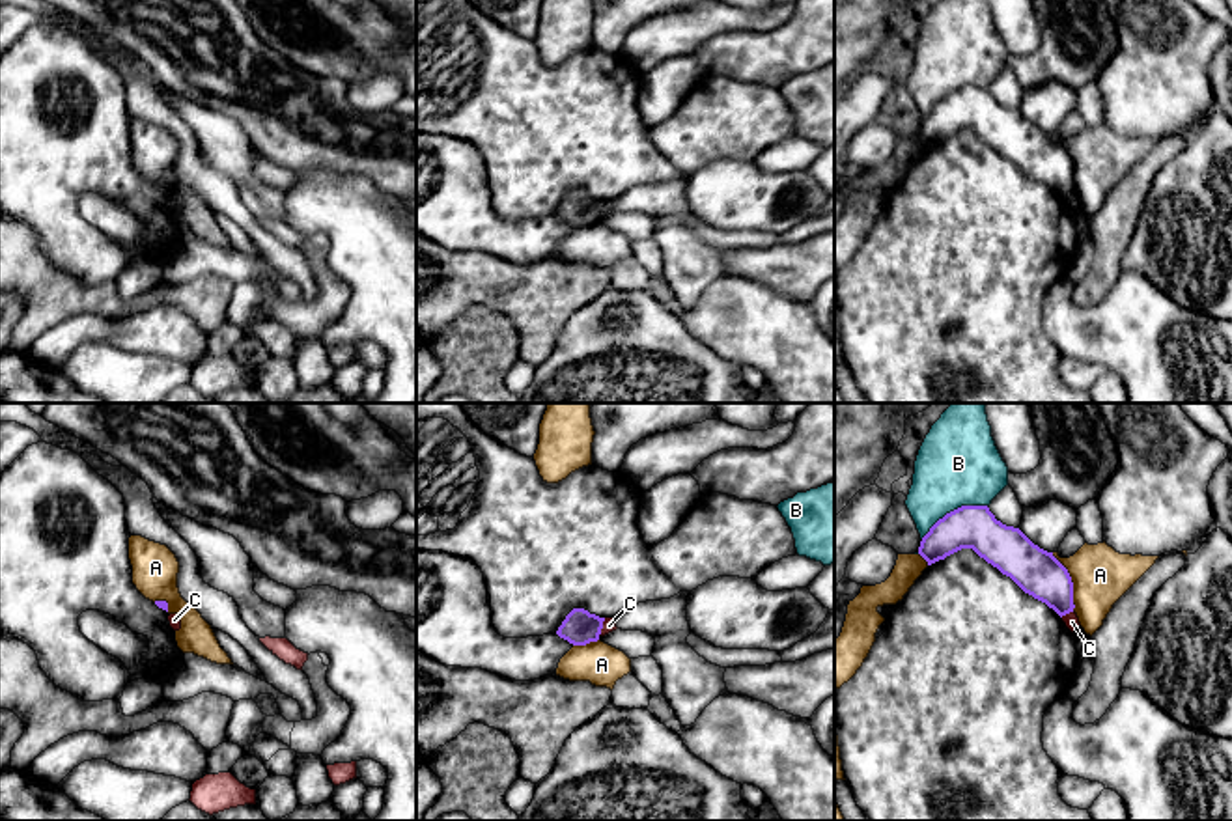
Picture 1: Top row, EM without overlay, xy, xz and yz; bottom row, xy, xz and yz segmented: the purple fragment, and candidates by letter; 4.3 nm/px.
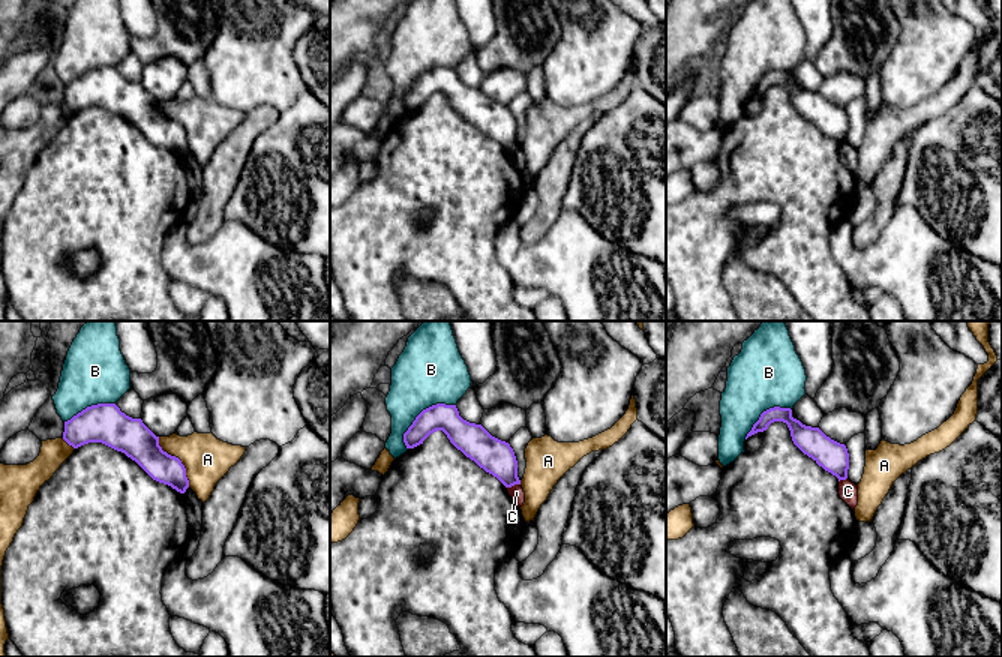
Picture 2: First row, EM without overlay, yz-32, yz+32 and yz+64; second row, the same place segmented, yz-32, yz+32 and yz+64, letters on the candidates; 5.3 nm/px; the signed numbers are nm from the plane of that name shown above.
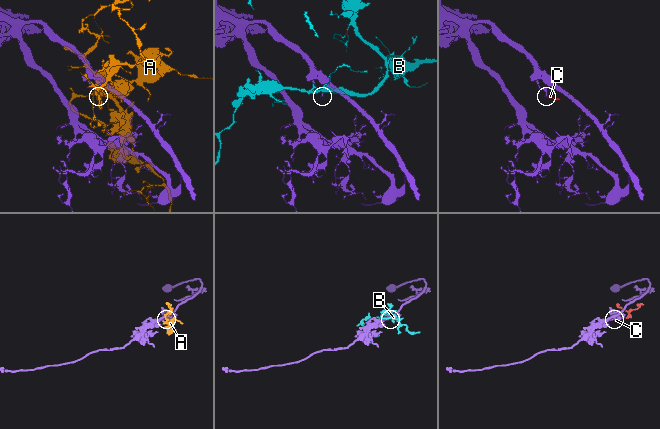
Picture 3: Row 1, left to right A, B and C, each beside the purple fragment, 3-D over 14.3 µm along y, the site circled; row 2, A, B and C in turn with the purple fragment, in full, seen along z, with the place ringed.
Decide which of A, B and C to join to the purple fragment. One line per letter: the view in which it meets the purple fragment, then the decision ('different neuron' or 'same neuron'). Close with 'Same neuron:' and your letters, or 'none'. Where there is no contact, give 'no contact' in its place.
A: contact in yz; different neuron
B: contact in yz; different neuron
C: contact in yz; different neuron
Same neuron: none

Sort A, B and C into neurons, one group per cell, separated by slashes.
A / B / C

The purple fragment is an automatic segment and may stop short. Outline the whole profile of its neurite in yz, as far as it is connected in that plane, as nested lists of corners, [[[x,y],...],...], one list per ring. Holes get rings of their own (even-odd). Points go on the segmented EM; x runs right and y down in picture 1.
[[[961,506],[946,513],[922,537],[918,554],[931,565],[961,549],[973,549],[1060,618],[1073,612],[1068,569],[1019,528],[997,521],[987,506]]]

